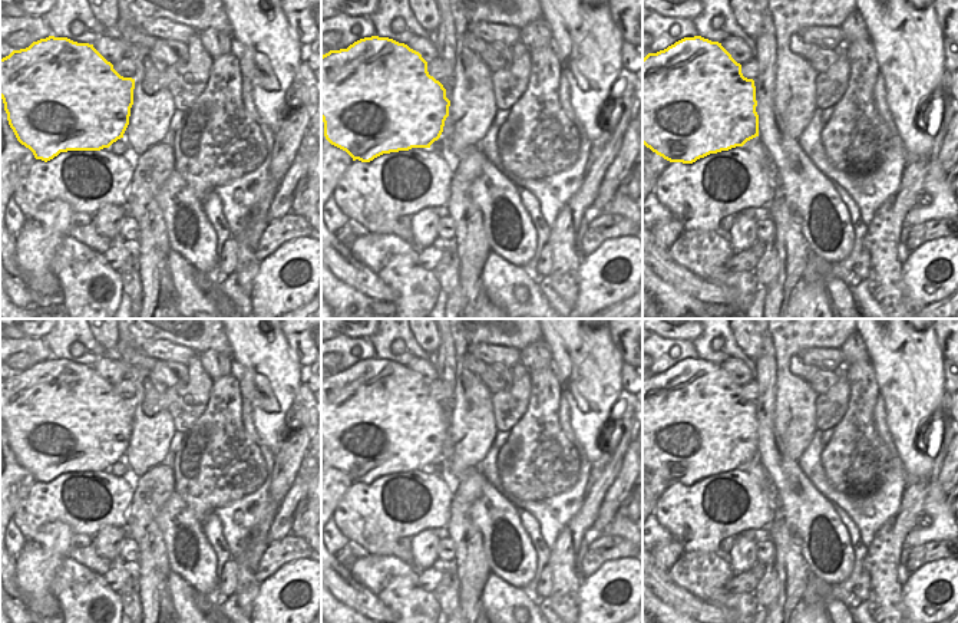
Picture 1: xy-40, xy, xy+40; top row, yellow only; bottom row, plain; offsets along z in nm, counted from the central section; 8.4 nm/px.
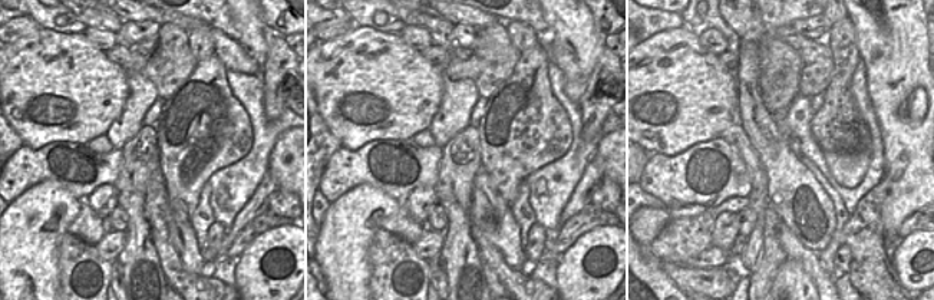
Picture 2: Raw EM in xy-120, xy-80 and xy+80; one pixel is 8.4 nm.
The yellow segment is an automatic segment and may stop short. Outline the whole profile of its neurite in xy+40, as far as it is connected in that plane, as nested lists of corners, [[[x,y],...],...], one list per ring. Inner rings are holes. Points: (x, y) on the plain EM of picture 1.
[[[684,359],[642,380],[642,465],[670,484],[700,479],[759,458],[756,408],[718,363]]]

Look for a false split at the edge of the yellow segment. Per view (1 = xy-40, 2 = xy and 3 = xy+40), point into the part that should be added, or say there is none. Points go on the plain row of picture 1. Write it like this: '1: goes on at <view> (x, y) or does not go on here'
1: does not go on here
2: does not go on here
3: does not go on here

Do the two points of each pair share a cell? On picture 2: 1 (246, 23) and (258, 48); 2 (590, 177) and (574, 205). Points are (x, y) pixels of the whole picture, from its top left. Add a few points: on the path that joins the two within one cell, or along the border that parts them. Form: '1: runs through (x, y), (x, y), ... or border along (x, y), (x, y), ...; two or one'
1: runs through (251, 29), (254, 42); one
2: runs through (588, 184), (580, 198); one

